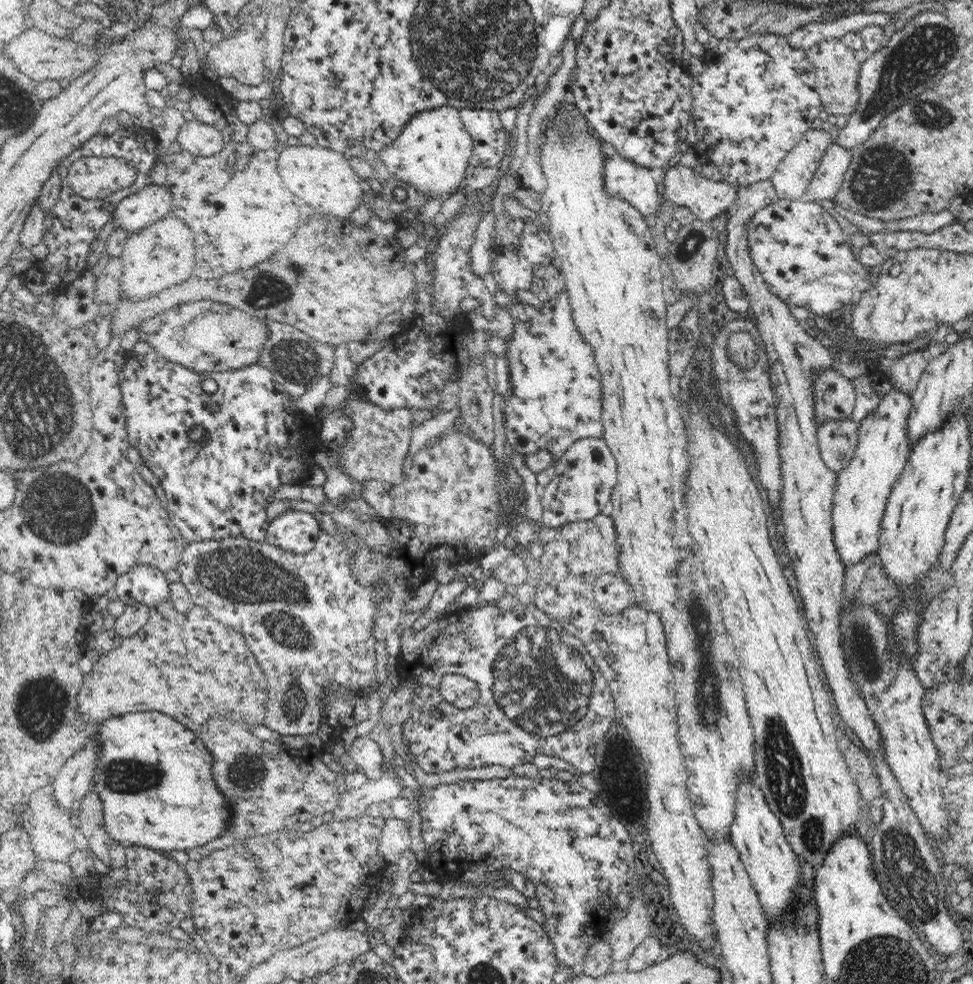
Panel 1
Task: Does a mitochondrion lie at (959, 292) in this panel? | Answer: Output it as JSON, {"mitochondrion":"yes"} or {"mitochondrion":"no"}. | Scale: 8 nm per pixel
{"mitochondrion":"no"}

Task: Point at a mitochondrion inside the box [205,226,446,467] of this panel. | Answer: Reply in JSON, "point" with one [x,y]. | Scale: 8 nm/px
{"point":[296,361]}

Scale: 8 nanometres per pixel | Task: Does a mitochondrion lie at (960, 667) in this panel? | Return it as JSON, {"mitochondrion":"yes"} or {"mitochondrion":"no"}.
{"mitochondrion":"no"}

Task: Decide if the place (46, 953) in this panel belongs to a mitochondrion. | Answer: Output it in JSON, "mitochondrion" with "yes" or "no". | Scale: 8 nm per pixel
{"mitochondrion":"no"}

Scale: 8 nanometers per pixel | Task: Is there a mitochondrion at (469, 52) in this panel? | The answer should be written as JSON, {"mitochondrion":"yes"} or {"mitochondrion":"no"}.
{"mitochondrion":"yes"}

